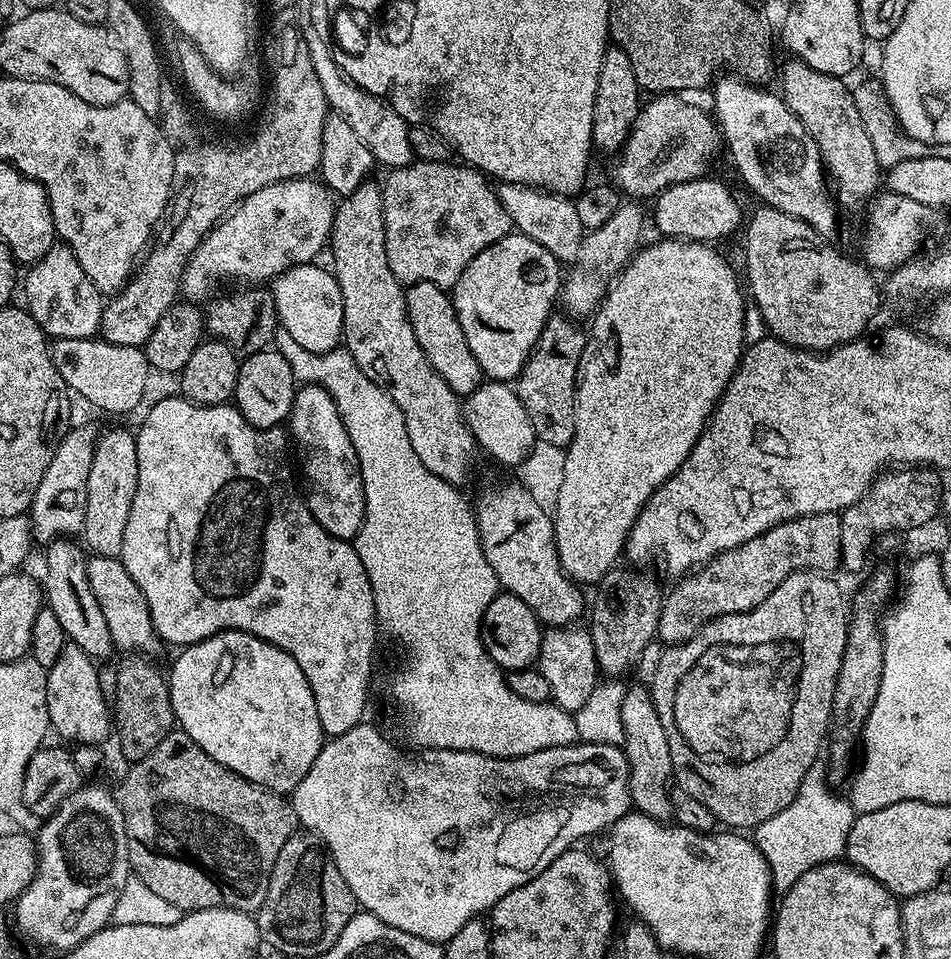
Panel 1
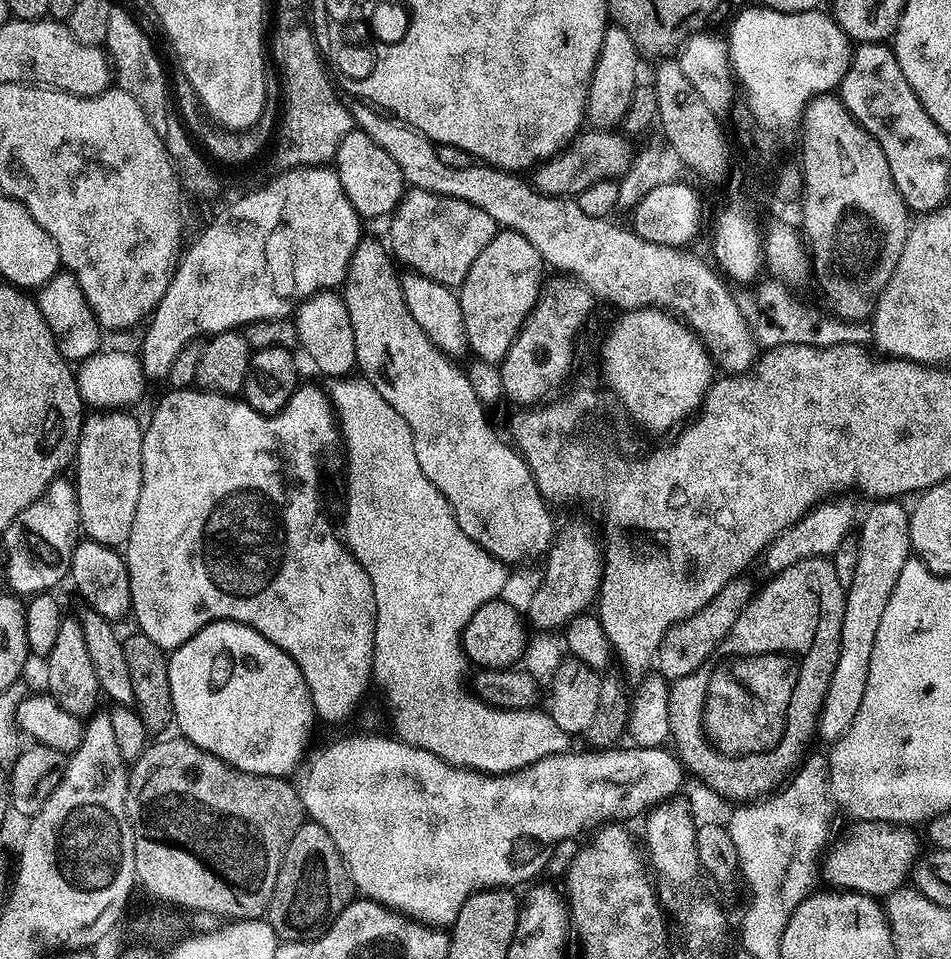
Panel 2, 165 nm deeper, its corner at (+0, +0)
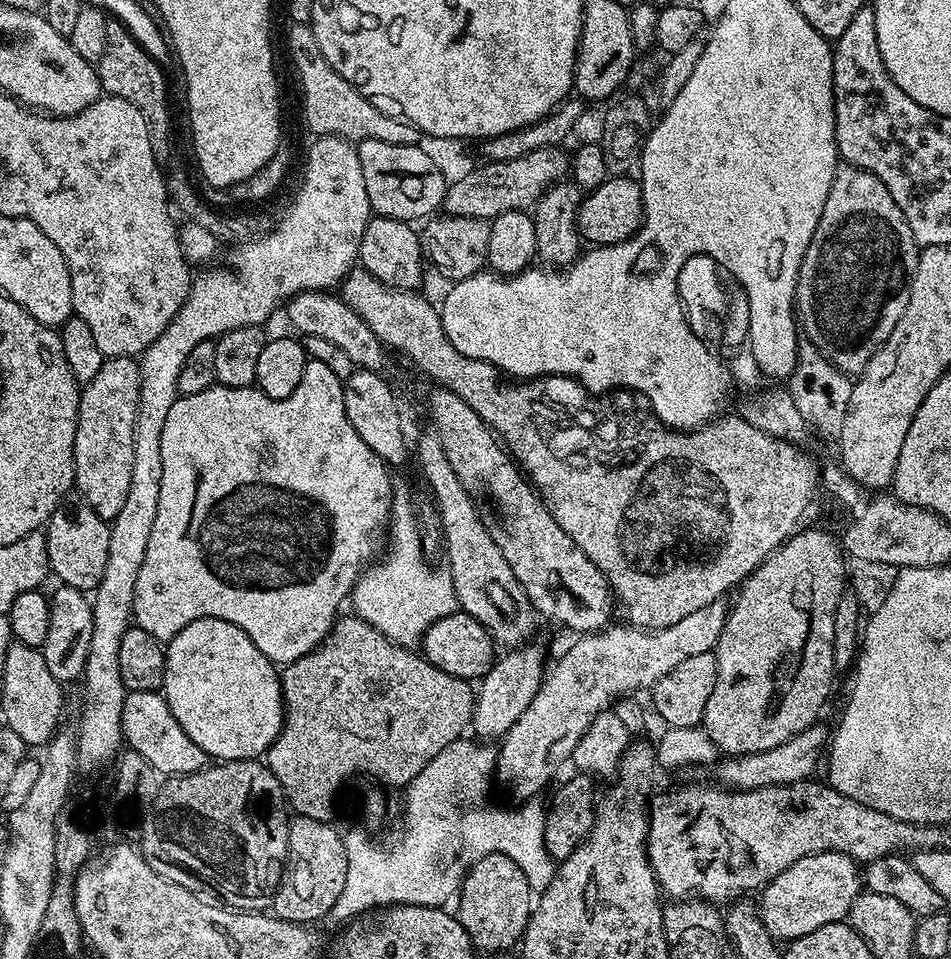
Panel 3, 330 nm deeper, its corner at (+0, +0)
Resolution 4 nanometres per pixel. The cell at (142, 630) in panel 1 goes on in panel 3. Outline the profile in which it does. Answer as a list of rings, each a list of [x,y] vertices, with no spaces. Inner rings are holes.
[[[83,498],[75,499],[61,503],[46,525],[48,567],[51,575],[60,579],[61,585],[88,594],[98,586],[98,582],[102,582],[106,570],[106,558],[110,554],[110,524],[94,514]]]

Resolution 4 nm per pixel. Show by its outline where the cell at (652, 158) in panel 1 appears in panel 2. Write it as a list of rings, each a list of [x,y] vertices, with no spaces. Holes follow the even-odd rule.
[[[584,130],[573,136],[562,151],[536,165],[530,177],[536,191],[543,196],[574,198],[594,182],[620,178],[631,165],[634,148],[623,135],[616,134],[612,130]]]

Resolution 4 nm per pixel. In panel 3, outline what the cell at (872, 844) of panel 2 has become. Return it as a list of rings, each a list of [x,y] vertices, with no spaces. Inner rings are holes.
[[[819,852],[794,862],[764,885],[758,896],[760,917],[772,937],[791,942],[827,924],[841,923],[861,891],[862,872],[857,861],[841,852]]]

